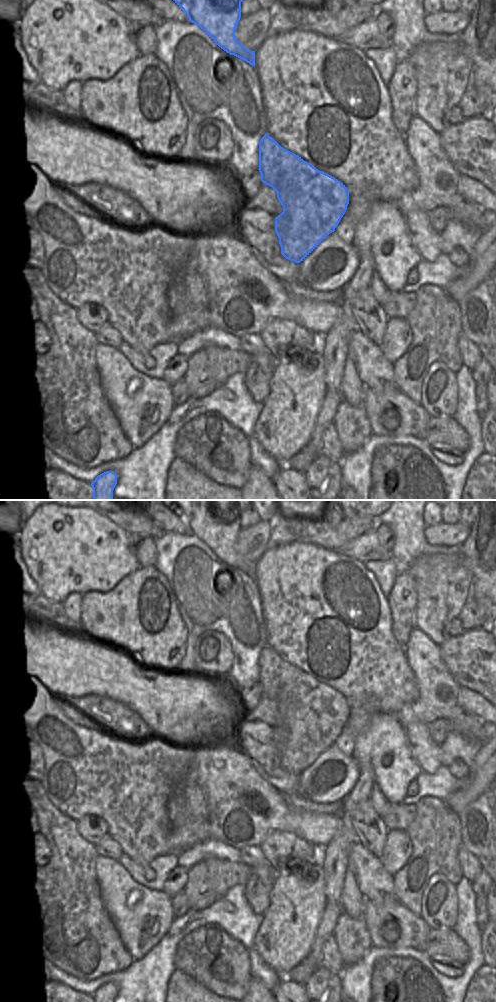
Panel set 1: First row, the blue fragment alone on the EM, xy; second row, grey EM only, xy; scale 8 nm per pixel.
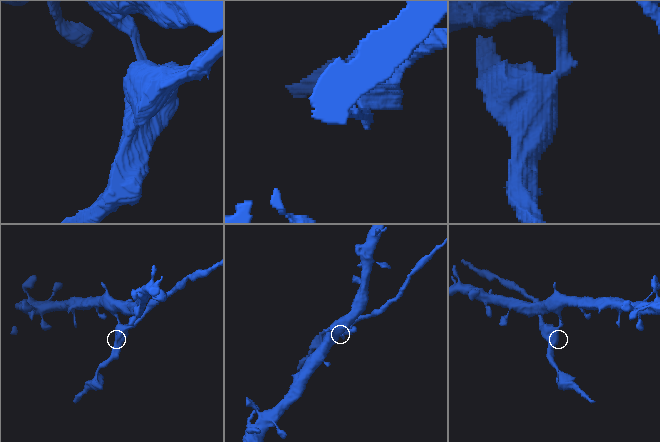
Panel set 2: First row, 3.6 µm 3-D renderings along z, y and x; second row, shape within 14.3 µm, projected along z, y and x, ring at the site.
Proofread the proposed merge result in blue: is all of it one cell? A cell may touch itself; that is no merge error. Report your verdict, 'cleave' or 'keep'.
cleave

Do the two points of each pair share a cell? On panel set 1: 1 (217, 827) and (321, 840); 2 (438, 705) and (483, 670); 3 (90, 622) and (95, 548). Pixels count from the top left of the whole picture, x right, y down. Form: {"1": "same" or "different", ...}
{"1": "same", "2": "different", "3": "different"}

